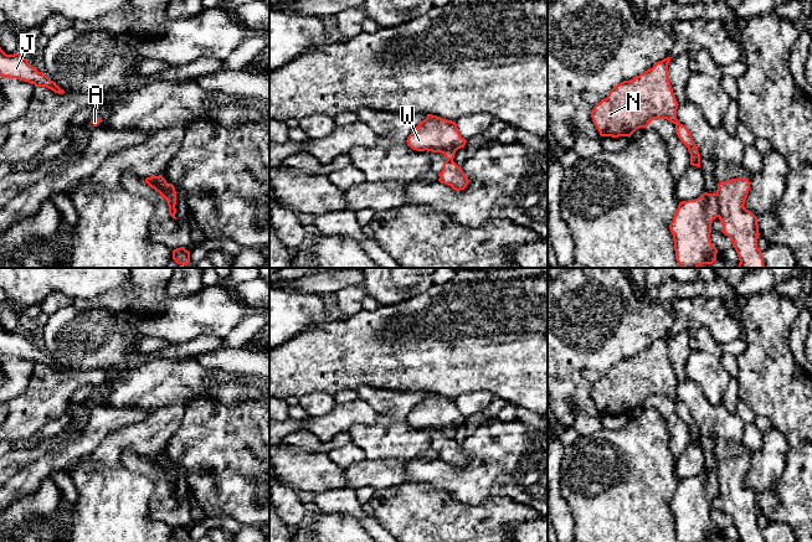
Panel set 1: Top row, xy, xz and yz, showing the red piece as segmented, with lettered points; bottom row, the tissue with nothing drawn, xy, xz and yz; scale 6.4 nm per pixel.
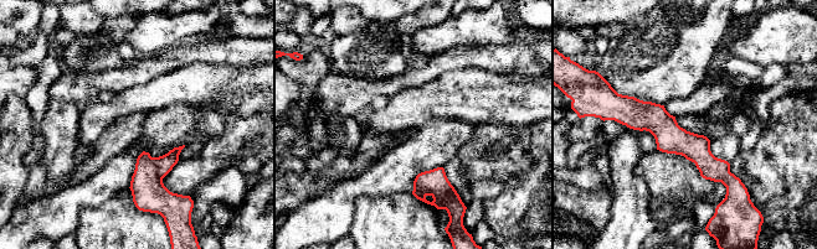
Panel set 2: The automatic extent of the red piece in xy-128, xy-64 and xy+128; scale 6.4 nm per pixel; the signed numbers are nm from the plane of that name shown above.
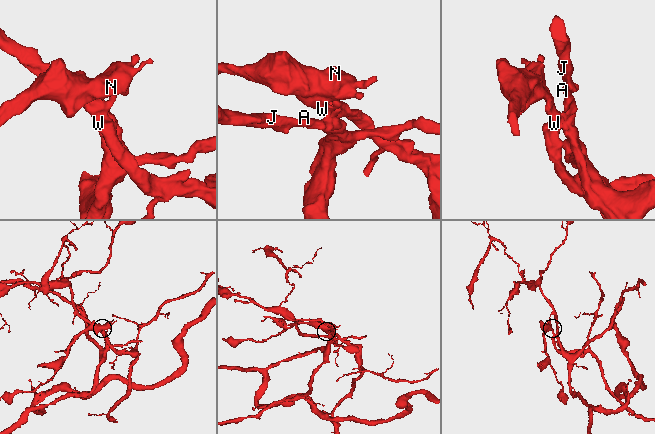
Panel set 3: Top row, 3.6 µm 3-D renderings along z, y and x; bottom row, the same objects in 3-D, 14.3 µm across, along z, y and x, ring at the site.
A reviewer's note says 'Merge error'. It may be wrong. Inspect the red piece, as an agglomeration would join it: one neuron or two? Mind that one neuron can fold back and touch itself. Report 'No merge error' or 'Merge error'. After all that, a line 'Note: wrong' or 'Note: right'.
Merge error
Note: right

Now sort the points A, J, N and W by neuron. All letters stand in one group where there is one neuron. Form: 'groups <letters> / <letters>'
groups A J / N W

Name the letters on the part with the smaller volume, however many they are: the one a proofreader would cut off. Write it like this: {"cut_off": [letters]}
{"cut_off": ["N", "W"]}

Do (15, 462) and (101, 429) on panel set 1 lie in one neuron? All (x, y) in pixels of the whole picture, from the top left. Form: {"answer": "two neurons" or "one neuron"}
{"answer": "two neurons"}

